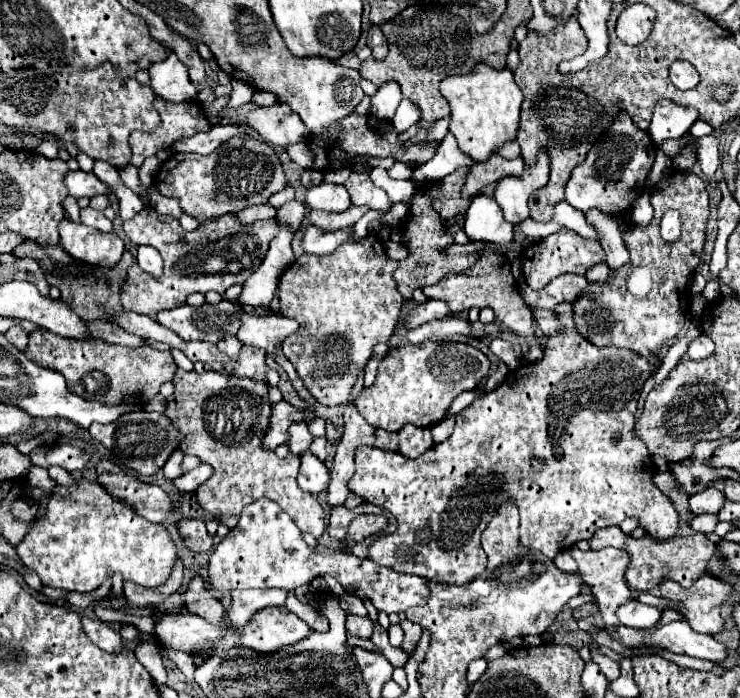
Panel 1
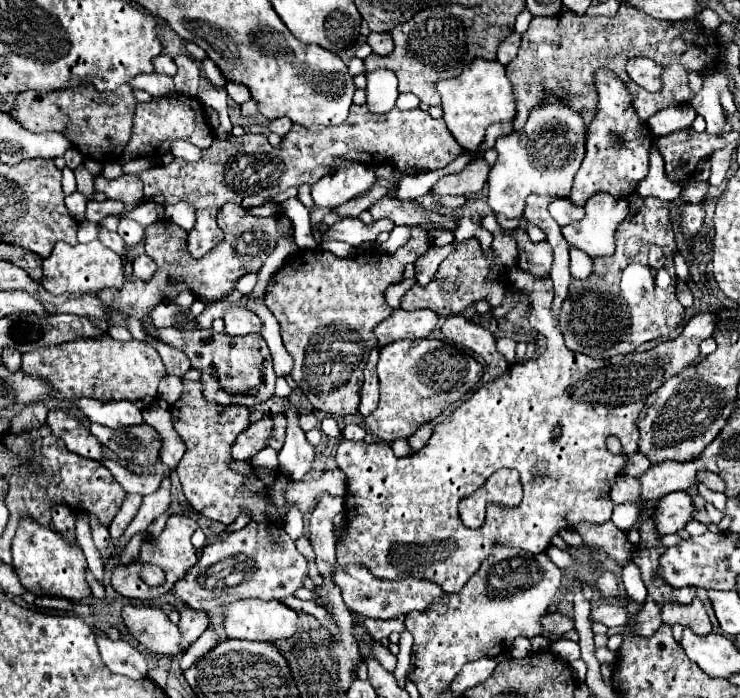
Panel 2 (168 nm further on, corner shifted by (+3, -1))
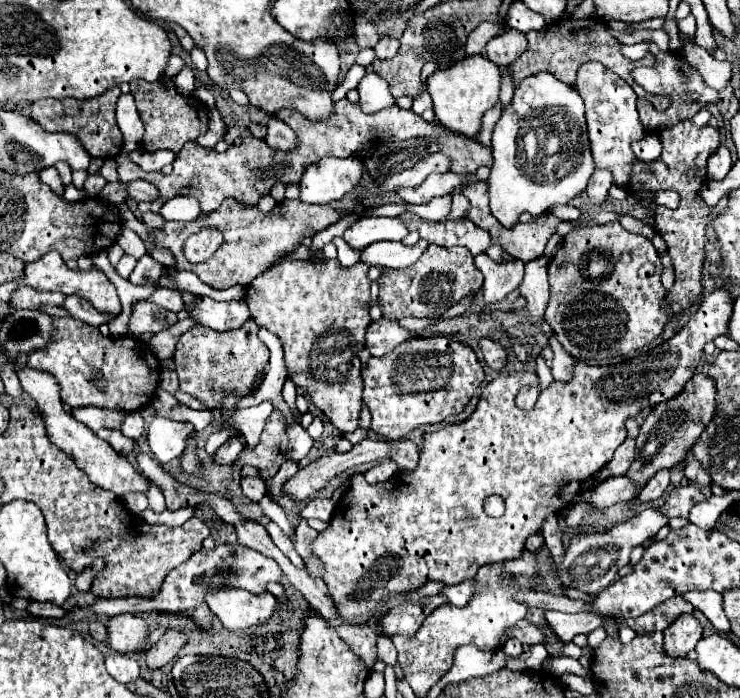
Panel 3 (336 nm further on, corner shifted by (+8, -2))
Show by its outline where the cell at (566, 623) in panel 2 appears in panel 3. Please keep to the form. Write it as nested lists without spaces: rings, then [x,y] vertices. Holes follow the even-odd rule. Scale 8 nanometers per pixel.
[[[524,619],[520,621],[520,625],[516,625],[516,629],[512,629],[512,633],[508,633],[508,639],[518,639],[522,645],[534,645],[534,643],[542,643],[544,635]]]

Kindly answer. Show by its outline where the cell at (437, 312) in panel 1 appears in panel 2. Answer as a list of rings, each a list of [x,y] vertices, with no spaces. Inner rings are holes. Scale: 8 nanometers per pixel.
[[[397,308],[387,320],[377,324],[375,336],[379,340],[379,348],[403,338],[411,338],[411,340],[427,338],[431,330],[437,326],[437,322],[439,322],[439,316],[429,308],[415,310],[415,312]]]

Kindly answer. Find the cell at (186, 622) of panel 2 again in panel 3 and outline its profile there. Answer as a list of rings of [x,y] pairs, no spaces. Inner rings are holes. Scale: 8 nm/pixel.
[[[166,631],[162,639],[146,653],[148,669],[164,669],[170,661],[174,661],[182,645],[184,645],[184,635],[180,631]]]

